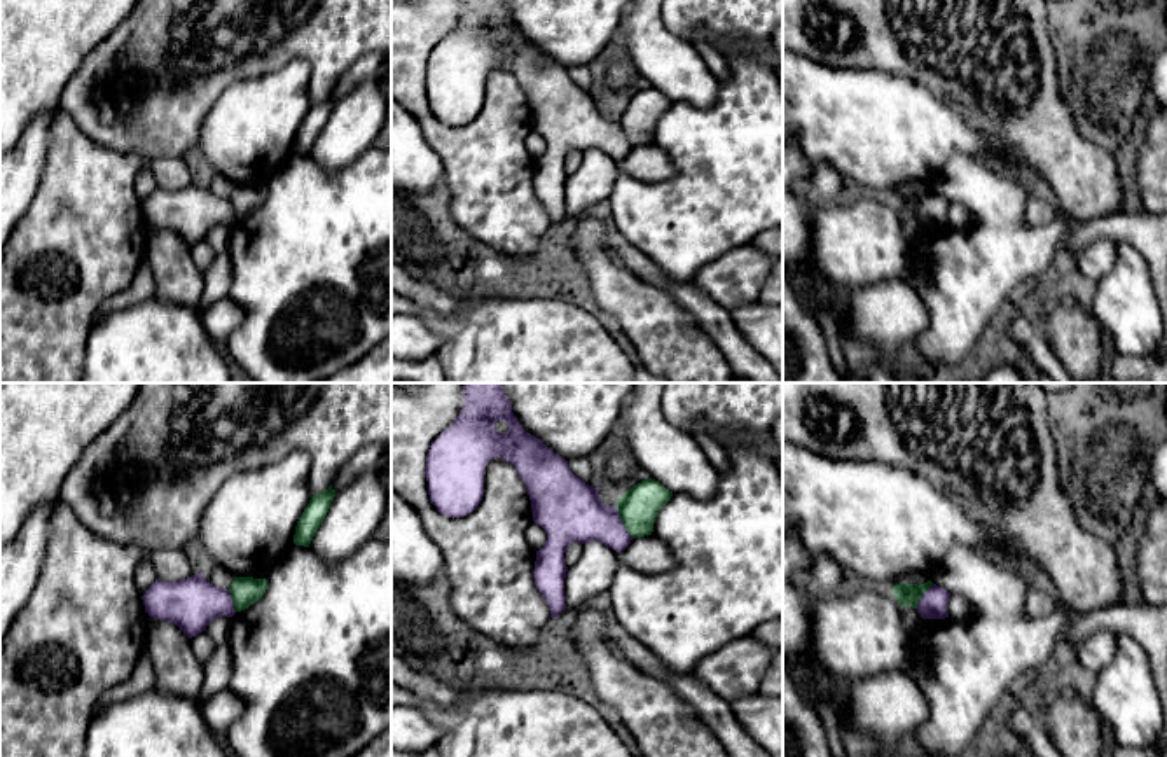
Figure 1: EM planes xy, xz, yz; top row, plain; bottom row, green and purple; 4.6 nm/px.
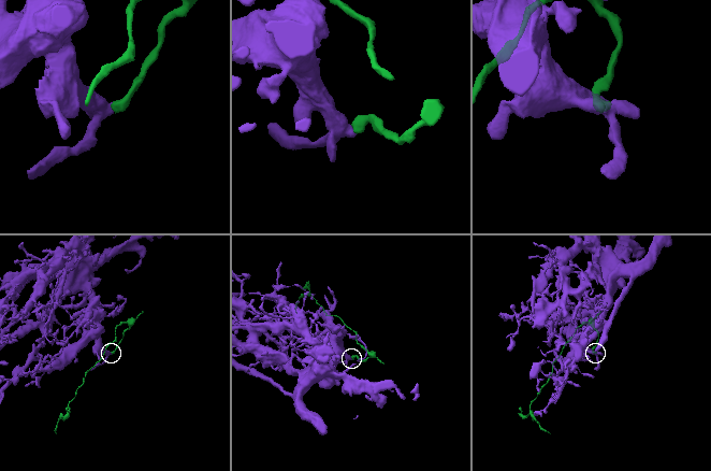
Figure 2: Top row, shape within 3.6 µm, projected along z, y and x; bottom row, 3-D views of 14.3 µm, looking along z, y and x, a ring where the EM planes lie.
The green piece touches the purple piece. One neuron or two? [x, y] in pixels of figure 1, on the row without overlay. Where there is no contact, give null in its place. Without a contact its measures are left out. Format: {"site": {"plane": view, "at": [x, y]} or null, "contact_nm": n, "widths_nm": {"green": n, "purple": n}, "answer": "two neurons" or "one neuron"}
{"site": {"plane": "xz", "at": [622, 130]}, "contact_nm": 180, "widths_nm": {"green": 190, "purple": 280}, "answer": "two neurons"}

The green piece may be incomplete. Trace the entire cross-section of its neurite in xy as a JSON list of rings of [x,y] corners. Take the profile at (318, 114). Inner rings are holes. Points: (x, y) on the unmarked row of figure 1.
[[[332,93],[311,105],[307,115],[304,117],[302,124],[297,129],[293,152],[309,156],[316,138],[323,131],[332,110],[334,110],[335,100],[332,98]]]

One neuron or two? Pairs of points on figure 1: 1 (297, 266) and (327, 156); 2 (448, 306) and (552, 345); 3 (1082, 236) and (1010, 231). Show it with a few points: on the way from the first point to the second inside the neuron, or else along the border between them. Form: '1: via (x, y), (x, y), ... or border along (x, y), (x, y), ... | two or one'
1: border along (362, 152), (336, 170), (324, 170), (308, 156) | two
2: border along (479, 301), (456, 308), (448, 315), (416, 306) | two
3: border along (1066, 229), (1057, 245) | two

